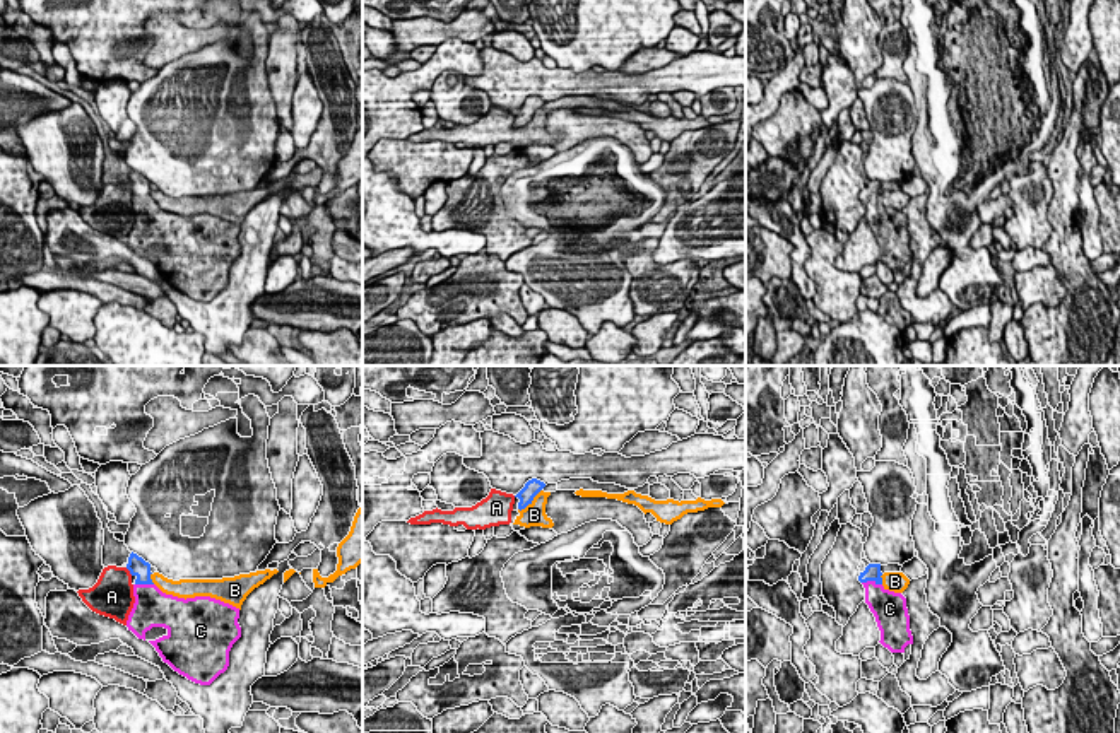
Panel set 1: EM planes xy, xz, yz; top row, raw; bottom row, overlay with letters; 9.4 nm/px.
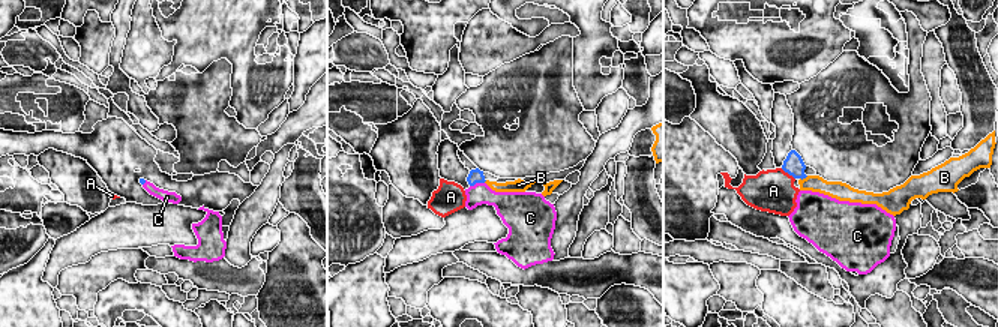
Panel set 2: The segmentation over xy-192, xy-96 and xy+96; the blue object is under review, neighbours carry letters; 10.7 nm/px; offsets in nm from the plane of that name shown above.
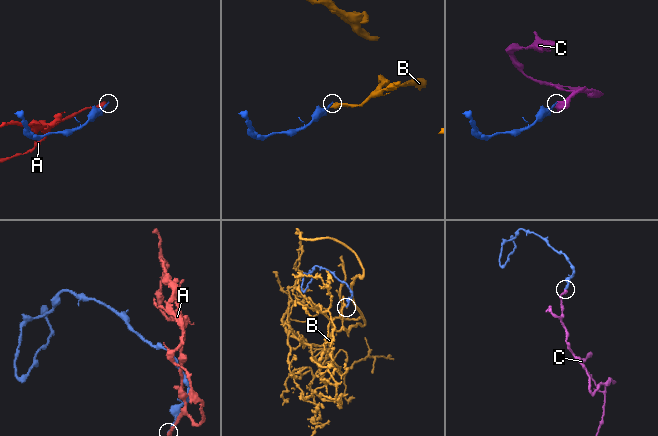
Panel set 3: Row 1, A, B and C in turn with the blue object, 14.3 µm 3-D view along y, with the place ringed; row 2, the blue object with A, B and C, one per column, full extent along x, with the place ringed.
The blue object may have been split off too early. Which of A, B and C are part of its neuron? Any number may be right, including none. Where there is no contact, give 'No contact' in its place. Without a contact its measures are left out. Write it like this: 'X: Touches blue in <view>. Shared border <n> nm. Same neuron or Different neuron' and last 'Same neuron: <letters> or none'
A: Touches blue in xy. Shared border 110 nm. Different neuron
B: Touches blue in xz. Shared border 300 nm. Different neuron
C: Touches blue in yz. Shared border 190 nm. Same neuron
Same neuron: C

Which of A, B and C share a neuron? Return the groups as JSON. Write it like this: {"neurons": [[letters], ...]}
{"neurons": [["A", "B"], ["C"]]}

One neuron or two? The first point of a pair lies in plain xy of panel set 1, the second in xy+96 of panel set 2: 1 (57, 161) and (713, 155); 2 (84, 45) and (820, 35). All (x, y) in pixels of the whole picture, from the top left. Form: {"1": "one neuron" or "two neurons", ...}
{"1": "two neurons", "2": "one neuron"}

